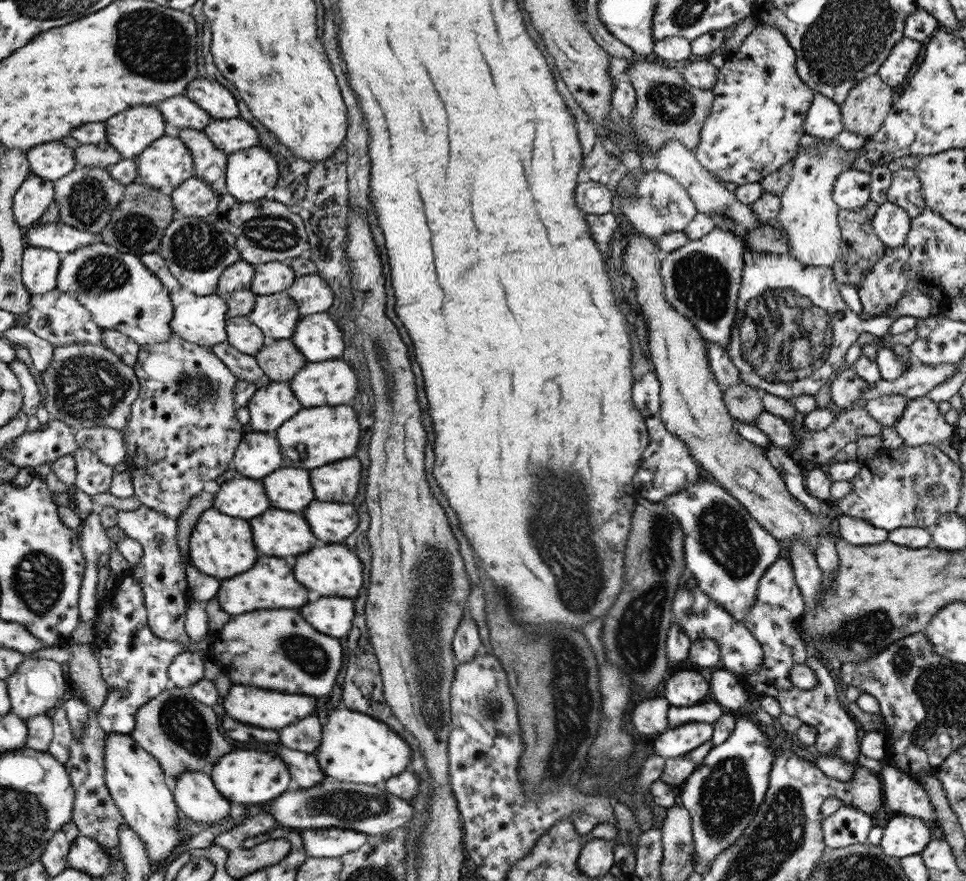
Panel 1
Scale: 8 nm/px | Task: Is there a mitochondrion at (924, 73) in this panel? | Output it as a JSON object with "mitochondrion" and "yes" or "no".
{"mitochondrion":"no"}

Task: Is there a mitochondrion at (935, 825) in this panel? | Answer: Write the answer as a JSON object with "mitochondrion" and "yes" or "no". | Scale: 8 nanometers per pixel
{"mitochondrion":"no"}

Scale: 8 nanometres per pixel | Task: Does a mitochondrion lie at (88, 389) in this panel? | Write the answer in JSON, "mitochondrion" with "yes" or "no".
{"mitochondrion":"yes"}

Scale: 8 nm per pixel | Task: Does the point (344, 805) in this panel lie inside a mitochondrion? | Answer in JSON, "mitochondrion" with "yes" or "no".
{"mitochondrion":"yes"}

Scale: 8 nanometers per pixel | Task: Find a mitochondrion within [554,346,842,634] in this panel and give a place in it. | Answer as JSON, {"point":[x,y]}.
{"point":[726,537]}

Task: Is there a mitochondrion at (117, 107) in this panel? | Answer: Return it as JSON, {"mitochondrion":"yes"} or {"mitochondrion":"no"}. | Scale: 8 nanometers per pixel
{"mitochondrion":"no"}

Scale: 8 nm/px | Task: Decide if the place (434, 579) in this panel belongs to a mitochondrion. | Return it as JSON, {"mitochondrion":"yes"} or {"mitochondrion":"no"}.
{"mitochondrion":"yes"}

